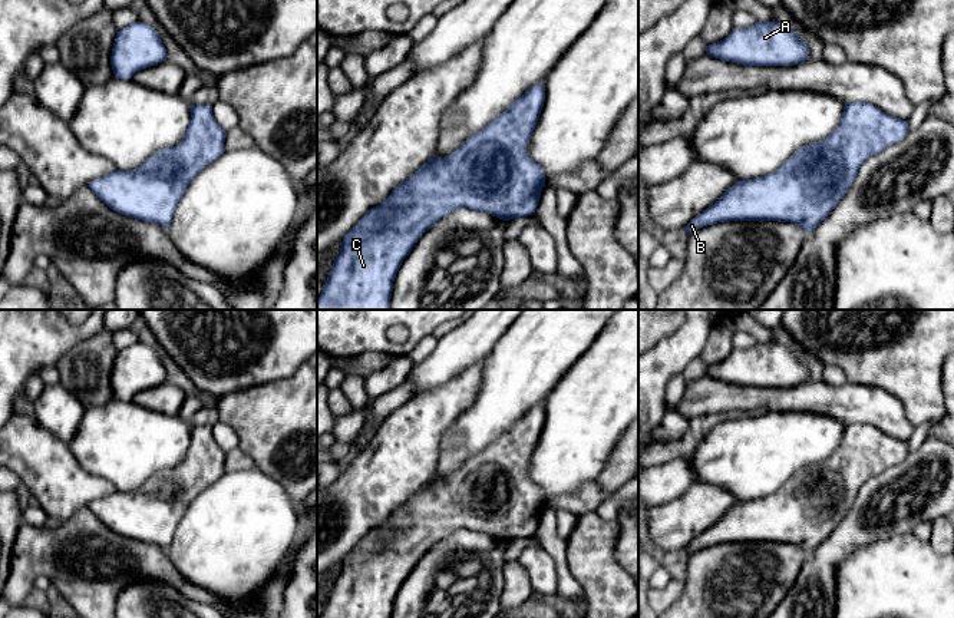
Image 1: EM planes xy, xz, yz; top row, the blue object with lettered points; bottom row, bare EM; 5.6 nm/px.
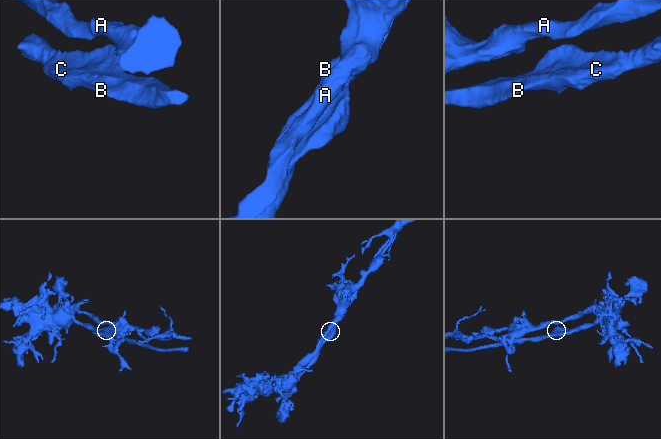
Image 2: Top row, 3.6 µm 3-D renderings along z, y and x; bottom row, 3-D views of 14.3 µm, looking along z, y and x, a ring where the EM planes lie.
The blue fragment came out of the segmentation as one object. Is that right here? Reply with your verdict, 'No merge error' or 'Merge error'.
No merge error

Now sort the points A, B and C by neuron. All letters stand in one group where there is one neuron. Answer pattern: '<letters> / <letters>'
A B C

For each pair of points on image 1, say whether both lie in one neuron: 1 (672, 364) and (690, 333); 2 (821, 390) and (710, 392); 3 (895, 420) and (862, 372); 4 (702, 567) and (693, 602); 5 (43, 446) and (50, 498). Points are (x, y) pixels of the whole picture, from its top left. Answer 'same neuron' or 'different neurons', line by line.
1: same neuron
2: same neuron
3: different neurons
4: same neuron
5: same neuron

